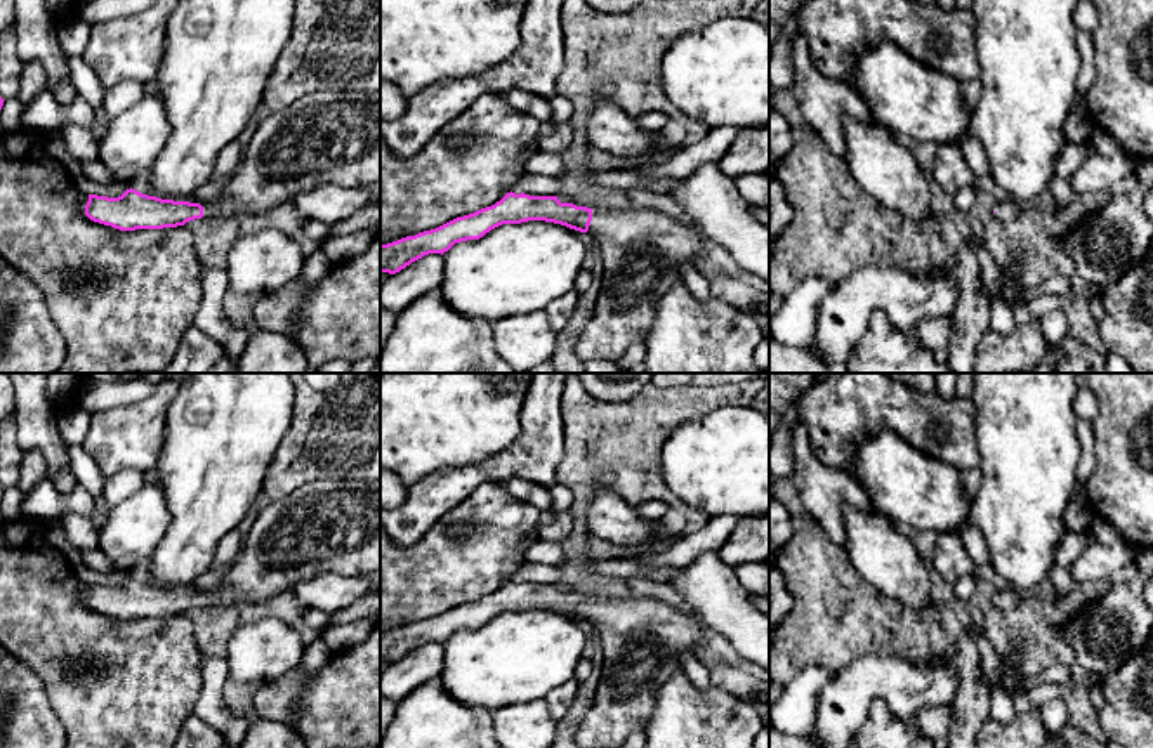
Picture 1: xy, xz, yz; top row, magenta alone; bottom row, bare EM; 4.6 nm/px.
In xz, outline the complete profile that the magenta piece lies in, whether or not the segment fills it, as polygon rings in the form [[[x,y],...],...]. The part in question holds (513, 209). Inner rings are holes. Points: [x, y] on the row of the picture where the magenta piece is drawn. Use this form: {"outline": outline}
{"outline": [[[511,191],[491,207],[457,217],[436,229],[380,245],[380,272],[396,274],[424,255],[443,255],[455,243],[479,239],[502,224],[528,220],[554,222],[587,233],[597,245],[603,262],[603,283],[594,316],[580,331],[576,342],[576,354],[583,364],[594,359],[618,363],[630,344],[644,342],[653,326],[658,300],[682,279],[681,267],[688,264],[695,266],[700,257],[705,257],[702,231],[695,224],[675,220],[662,212],[627,208],[592,210],[573,203],[561,203],[557,196],[530,196]]]}

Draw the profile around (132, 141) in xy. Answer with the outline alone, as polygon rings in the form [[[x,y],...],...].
[[[144,95],[111,118],[97,137],[99,161],[113,174],[113,182],[132,182],[149,174],[168,135],[170,125],[161,99]]]

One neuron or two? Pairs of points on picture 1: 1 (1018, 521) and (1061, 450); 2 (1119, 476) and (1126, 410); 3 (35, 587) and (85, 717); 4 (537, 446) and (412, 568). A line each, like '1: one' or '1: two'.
1: one
2: one
3: one
4: two

